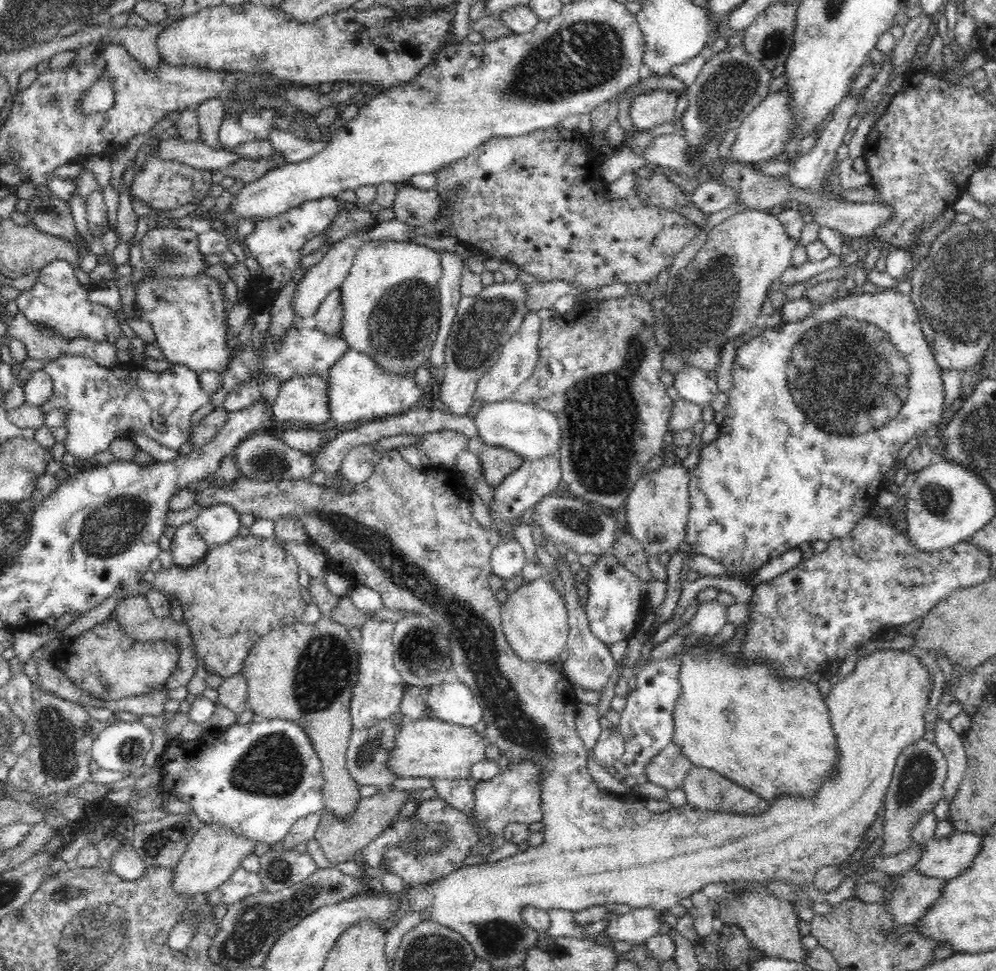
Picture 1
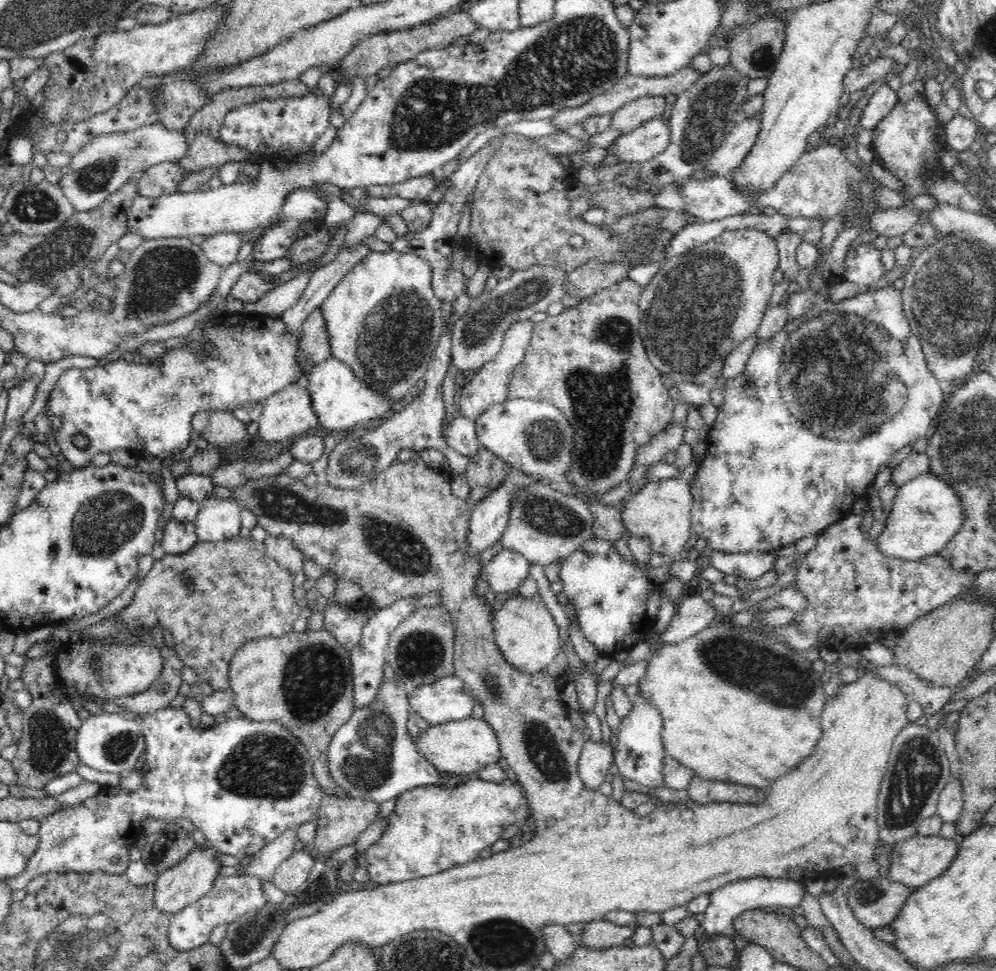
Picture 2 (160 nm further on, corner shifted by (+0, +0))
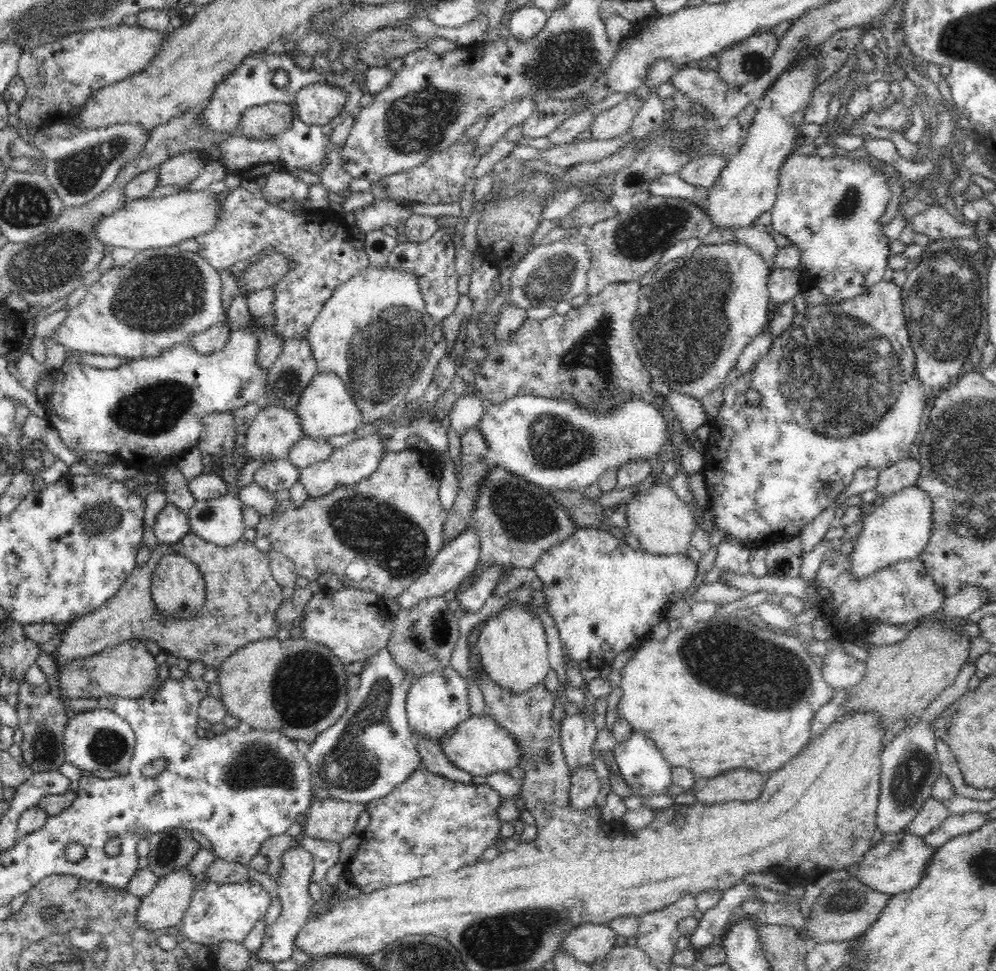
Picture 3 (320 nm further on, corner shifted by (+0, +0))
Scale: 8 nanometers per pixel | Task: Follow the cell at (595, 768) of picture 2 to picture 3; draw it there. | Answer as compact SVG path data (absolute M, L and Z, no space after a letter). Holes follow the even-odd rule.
M591 766L578 768L571 774L572 788L570 788L570 806L574 810L588 810L595 805L600 794L600 780Z

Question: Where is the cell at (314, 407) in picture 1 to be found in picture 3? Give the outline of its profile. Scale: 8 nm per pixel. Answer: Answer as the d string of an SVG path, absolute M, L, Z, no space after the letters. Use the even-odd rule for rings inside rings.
M274 404L262 408L256 415L256 418L250 423L248 430L245 432L246 449L250 460L261 460L264 463L269 461L280 461L281 459L289 459L291 446L294 446L303 437L300 426L300 417L294 410L288 410L281 404Z

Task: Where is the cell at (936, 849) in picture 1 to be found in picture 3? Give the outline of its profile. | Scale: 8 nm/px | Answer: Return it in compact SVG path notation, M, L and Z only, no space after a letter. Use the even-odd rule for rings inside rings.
M906 830L892 834L886 833L880 842L870 847L859 863L854 863L845 869L850 874L850 878L859 880L864 886L882 894L895 895L918 886L925 873L925 866L929 858L932 858L934 851L935 849L928 846L917 834Z

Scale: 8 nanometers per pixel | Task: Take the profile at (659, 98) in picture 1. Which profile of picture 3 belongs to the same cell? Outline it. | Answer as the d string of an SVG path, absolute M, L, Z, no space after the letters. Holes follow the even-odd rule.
M627 93L626 99L608 110L595 113L590 126L591 138L610 140L625 136L644 101L634 93Z

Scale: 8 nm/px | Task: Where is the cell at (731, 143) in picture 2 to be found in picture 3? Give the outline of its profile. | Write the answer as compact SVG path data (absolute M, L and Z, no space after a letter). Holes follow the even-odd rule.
M708 152L688 162L688 166L684 166L678 176L692 186L710 189L718 182L728 160L730 156L719 156Z

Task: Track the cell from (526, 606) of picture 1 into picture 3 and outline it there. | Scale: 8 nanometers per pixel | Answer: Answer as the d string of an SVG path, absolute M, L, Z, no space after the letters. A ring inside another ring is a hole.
M523 607L506 608L493 615L481 630L476 647L486 675L502 689L516 695L533 690L542 682L551 681L548 644L544 625Z

